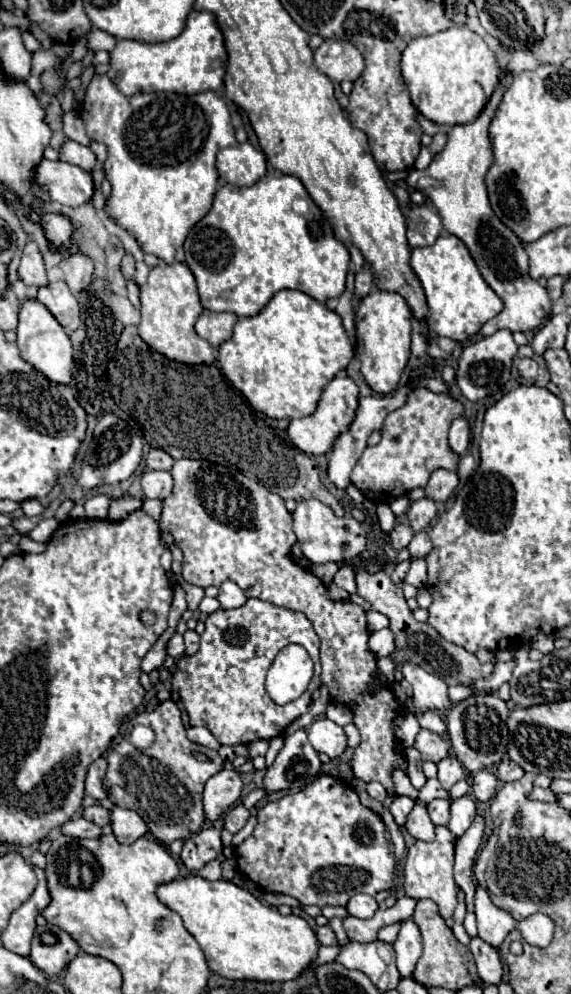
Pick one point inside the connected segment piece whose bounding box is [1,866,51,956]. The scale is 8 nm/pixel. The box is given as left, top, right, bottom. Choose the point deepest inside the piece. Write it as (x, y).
(16, 936)

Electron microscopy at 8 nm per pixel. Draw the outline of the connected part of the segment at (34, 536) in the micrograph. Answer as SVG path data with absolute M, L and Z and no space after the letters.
M49 518L49 520L41 520L41 522L39 522L31 532L27 532L25 536L31 538L31 540L35 540L35 542L47 542L57 528L59 528L59 522L57 522L55 518Z

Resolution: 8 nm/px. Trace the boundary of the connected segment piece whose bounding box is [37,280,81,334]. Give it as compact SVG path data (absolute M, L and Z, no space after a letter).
M63 280L51 282L45 288L39 288L37 300L55 316L55 320L67 330L67 334L71 334L79 328L79 324L81 324L79 302Z

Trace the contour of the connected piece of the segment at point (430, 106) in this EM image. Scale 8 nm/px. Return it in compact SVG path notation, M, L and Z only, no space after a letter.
M451 26L433 36L413 38L401 54L401 72L417 112L445 126L473 122L499 84L499 66L493 50L467 26Z

